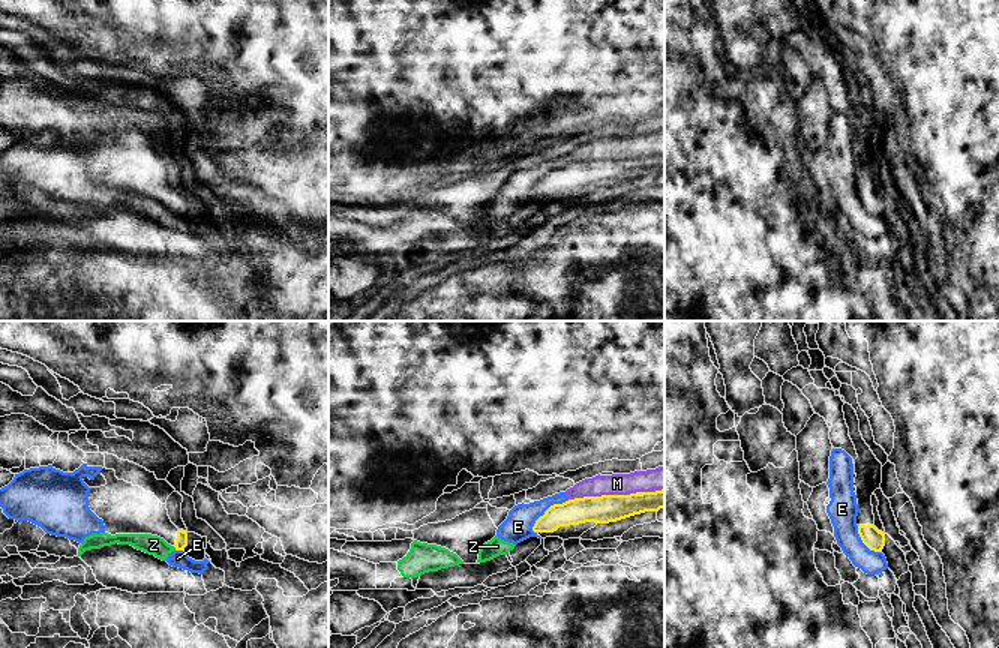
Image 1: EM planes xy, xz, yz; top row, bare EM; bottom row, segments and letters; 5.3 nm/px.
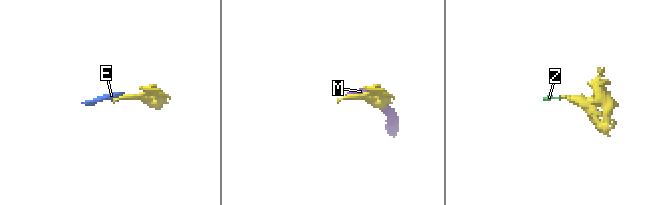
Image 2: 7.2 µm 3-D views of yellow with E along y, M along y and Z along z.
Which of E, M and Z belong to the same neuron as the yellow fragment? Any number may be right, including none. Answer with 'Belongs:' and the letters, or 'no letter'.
Belongs: no letter

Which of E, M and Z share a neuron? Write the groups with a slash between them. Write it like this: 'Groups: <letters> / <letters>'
Groups: E M Z

